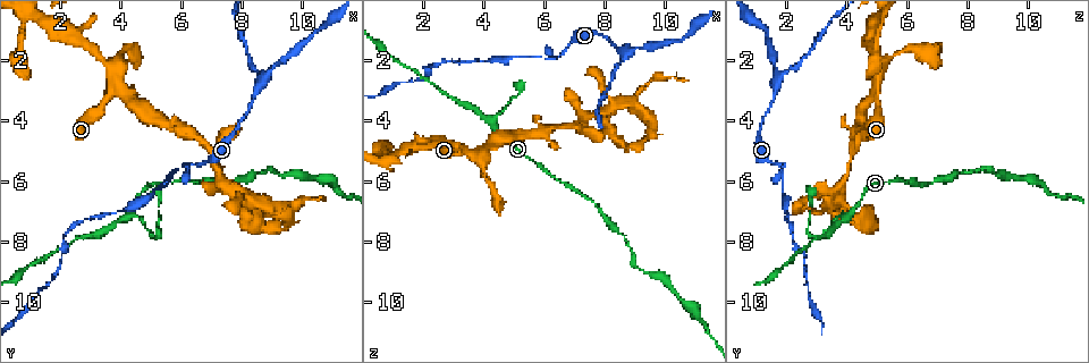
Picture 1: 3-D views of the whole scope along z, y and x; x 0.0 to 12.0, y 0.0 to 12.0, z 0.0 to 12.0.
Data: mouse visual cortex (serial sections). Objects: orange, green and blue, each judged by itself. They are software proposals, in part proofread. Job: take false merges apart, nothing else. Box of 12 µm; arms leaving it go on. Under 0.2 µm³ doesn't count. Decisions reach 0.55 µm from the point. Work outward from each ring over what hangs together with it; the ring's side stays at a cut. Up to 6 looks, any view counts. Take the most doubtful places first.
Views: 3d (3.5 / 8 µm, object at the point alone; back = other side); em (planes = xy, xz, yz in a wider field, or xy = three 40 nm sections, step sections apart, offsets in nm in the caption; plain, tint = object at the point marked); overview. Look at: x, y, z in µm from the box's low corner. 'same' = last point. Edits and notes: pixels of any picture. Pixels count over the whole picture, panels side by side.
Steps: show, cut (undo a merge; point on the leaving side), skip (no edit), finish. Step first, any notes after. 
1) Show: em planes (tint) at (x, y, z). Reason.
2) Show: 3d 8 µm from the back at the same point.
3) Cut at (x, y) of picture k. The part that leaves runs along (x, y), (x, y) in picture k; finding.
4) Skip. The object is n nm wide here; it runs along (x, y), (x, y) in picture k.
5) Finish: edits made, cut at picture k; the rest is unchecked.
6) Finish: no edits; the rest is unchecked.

Show: 3d 8 µm at (5.9, 5.6, 2.0). Narrows sharply.

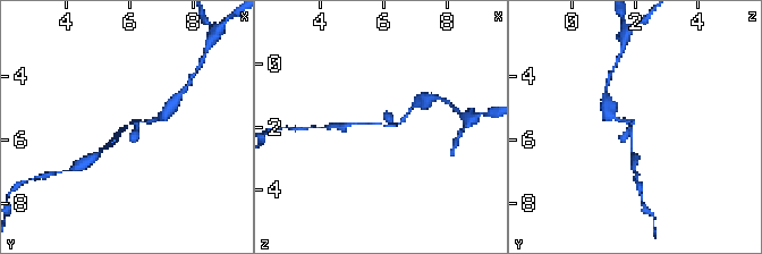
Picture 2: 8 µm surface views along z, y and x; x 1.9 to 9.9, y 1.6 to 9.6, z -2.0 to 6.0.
Show: 3d 3.5 µm from the back at (5.9, 5.6, 1.9). Closer look.

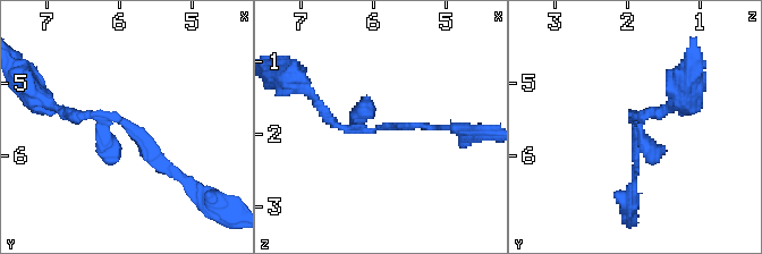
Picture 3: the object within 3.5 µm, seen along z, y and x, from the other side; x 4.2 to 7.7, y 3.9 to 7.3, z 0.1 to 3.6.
Show: em xy step 1 (tint) at (5.90, 5.55, 1.90). Need the tissue.

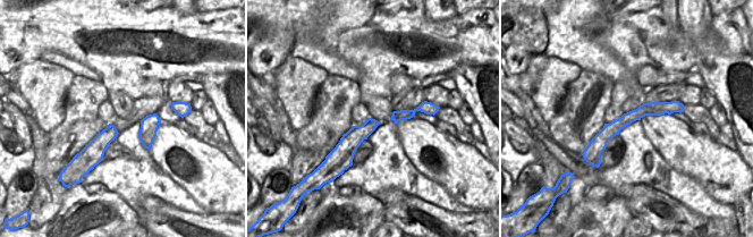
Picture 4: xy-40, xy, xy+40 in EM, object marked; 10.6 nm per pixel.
Skip. The object is 190 nm wide here; it runs along (675, 107), (644, 109), (590, 149) in picture 4; all the same cell.

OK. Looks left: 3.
Show: 3d 3.5 µm at (4.1, 2.1, 5.3). Thick turns thin.

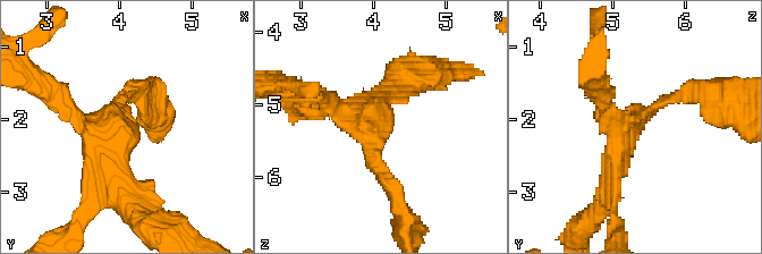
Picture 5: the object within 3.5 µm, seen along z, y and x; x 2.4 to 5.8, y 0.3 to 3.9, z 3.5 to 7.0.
Show: em xy step 3 (tint) at (4.00, 2.05, 5.35). Now the EM.

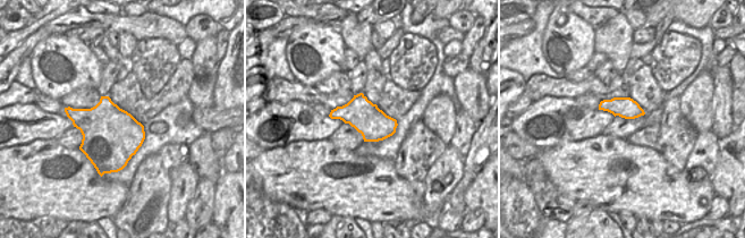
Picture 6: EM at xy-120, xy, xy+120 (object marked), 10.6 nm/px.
Skip. The object is 340 nm wide here; it runs along (608, 181), (628, 129), (695, 87) in picture 5; all the same cell.

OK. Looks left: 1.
Show: 3d 3.5 µm at (8.8, 2.6, 1.8). Abrupt turn.

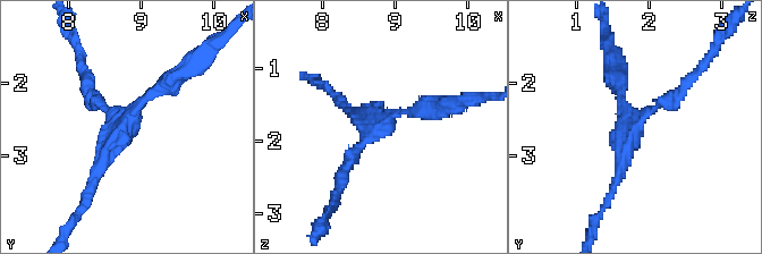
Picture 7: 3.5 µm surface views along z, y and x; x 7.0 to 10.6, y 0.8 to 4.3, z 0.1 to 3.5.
Skip. It runs along (92, 184), (134, 110), (183, 72) in picture 7; one cell here.

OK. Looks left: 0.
Finish: no edits; the rest is unchecked.

